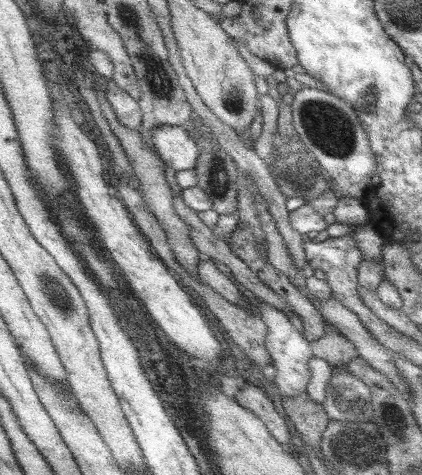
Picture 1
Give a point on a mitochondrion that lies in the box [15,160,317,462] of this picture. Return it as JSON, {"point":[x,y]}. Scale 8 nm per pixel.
{"point":[53,293]}

